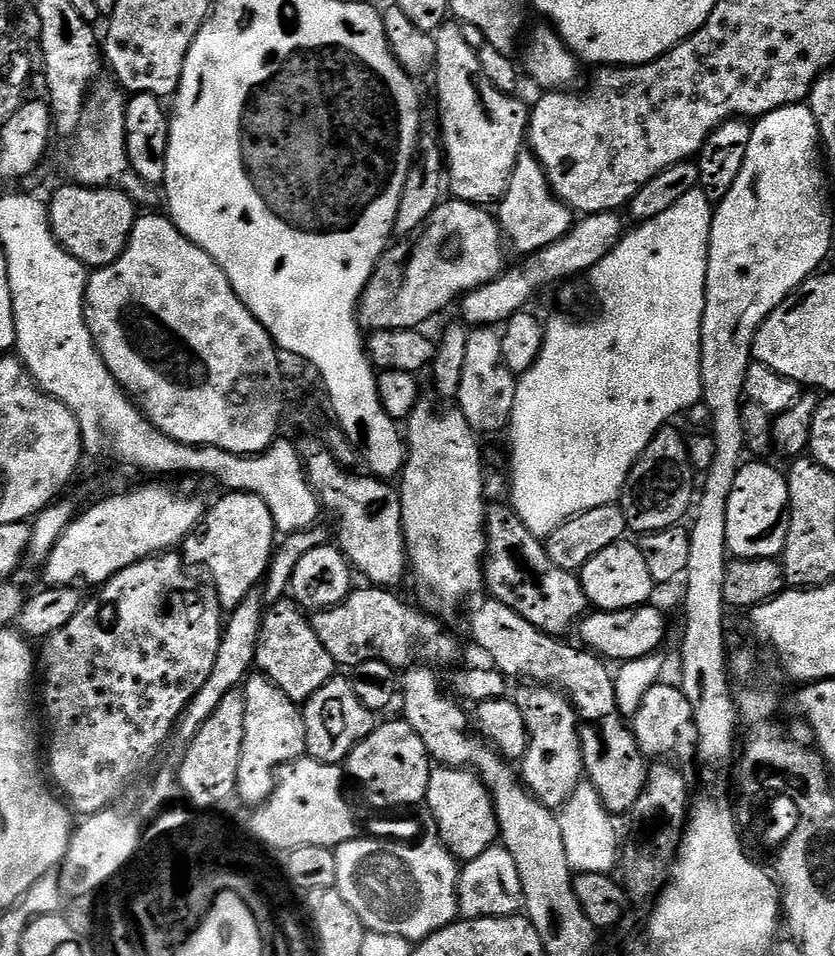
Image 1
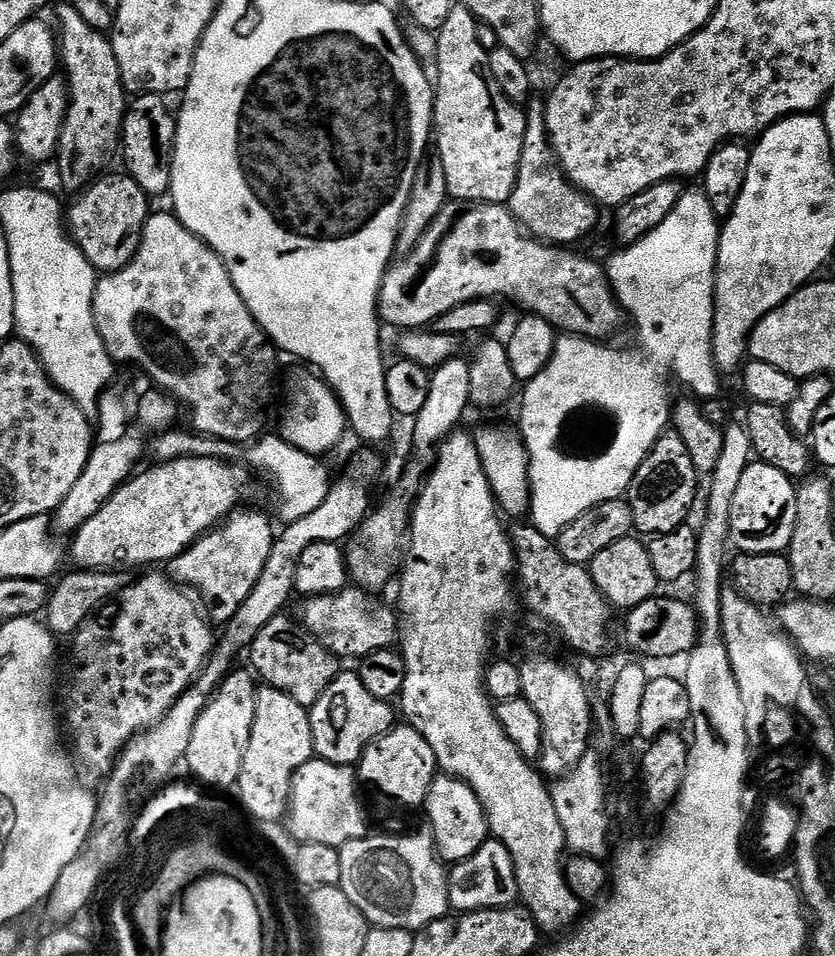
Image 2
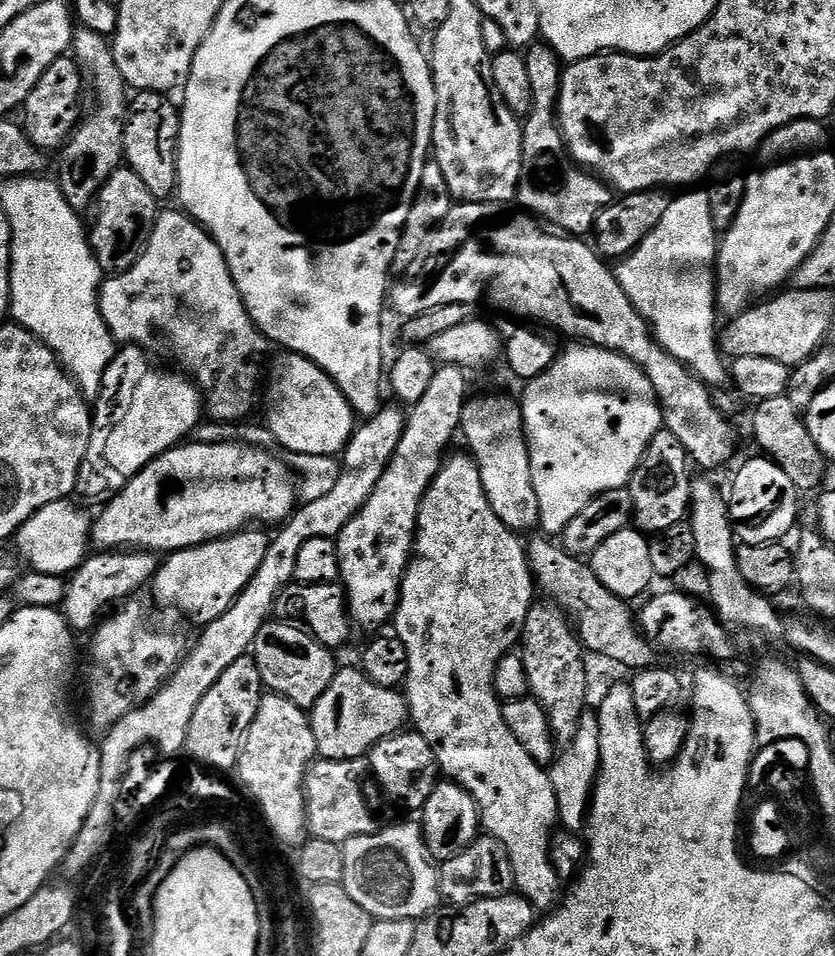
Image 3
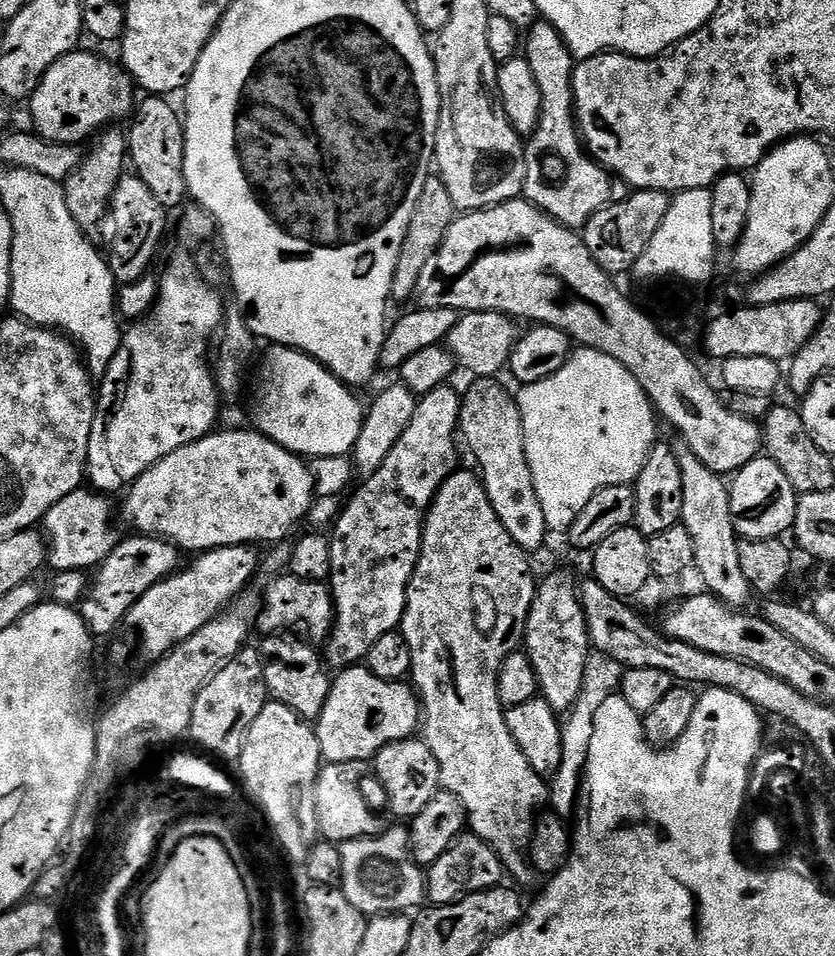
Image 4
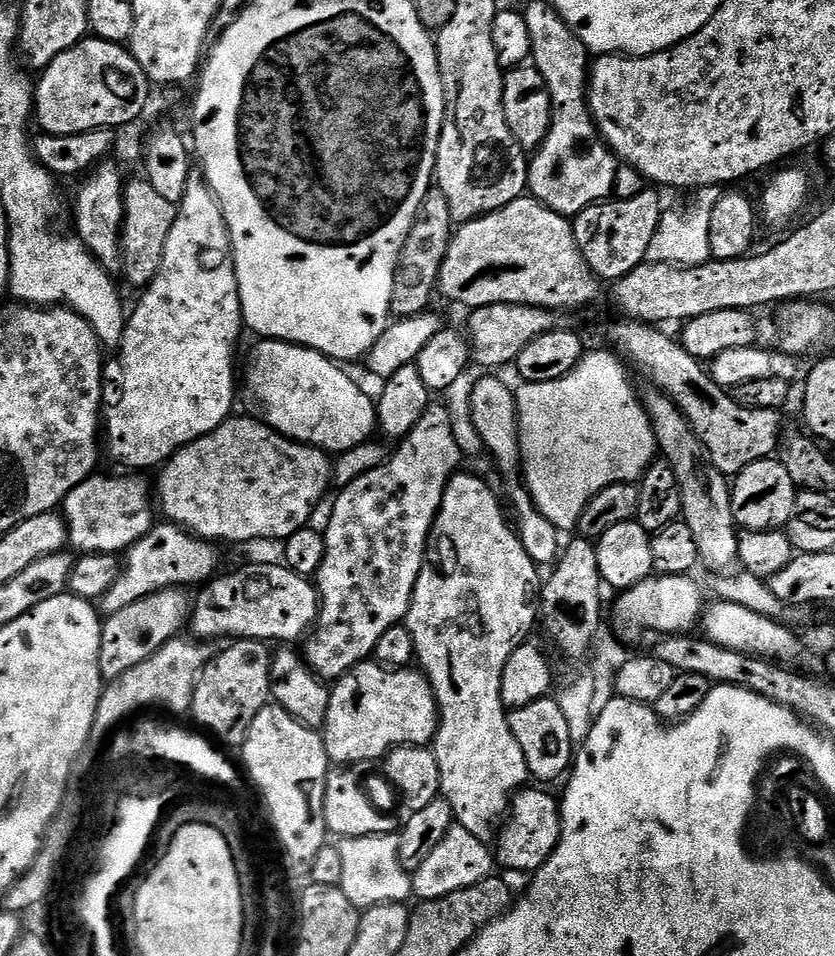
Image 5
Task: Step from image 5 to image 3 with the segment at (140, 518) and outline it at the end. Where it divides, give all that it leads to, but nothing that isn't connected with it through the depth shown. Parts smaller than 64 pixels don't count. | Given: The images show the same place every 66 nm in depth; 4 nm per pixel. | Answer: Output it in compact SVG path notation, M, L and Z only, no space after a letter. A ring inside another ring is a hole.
M71 499L50 502L50 506L42 506L42 510L38 510L16 531L15 555L21 561L24 559L31 571L67 578L88 559L93 517L87 516L79 503L72 503Z

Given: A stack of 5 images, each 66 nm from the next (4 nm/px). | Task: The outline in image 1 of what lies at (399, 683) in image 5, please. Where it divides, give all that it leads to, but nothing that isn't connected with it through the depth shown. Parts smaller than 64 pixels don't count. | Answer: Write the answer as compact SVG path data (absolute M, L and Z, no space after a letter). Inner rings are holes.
M334 678L326 682L322 690L318 690L307 700L302 711L306 726L307 755L318 762L343 765L354 746L372 733L378 720L354 694L351 679L340 679Z

